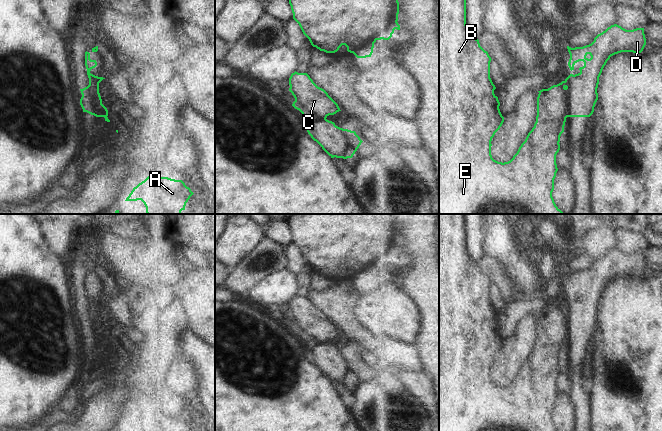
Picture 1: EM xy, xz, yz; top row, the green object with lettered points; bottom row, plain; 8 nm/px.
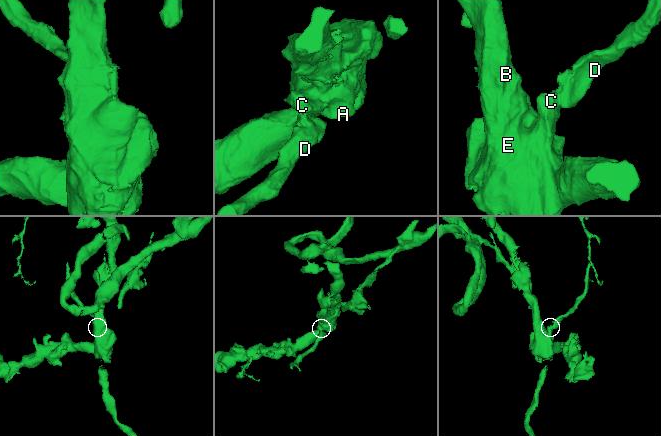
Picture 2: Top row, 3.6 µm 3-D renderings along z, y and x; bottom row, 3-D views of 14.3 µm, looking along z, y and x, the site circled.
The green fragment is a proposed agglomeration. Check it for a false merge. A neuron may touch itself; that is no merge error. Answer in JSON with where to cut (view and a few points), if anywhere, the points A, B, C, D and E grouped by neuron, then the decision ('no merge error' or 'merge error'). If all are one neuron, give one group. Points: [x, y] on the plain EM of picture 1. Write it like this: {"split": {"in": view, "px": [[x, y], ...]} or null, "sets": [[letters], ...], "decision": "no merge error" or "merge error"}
{"split": {"in": "yz", "px": [[565, 312], [567, 315], [568, 340]]}, "sets": [["A", "B", "C", "E"], ["D"]], "decision": "merge error"}

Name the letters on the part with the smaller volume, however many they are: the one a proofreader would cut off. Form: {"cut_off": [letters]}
{"cut_off": ["D"]}

